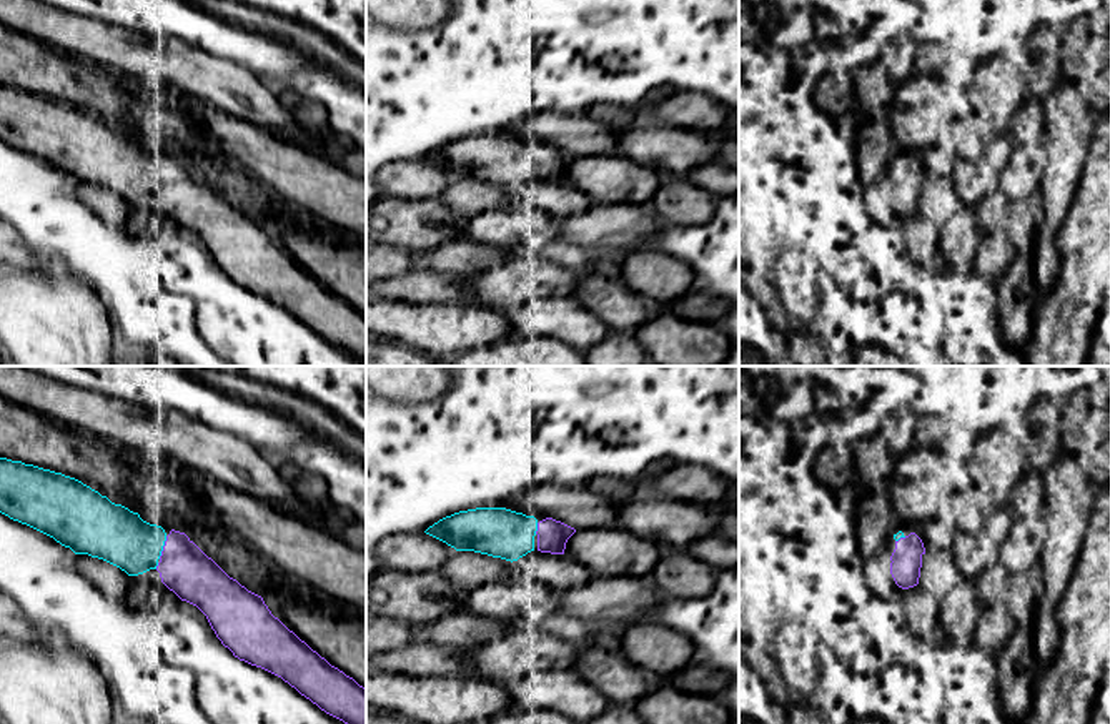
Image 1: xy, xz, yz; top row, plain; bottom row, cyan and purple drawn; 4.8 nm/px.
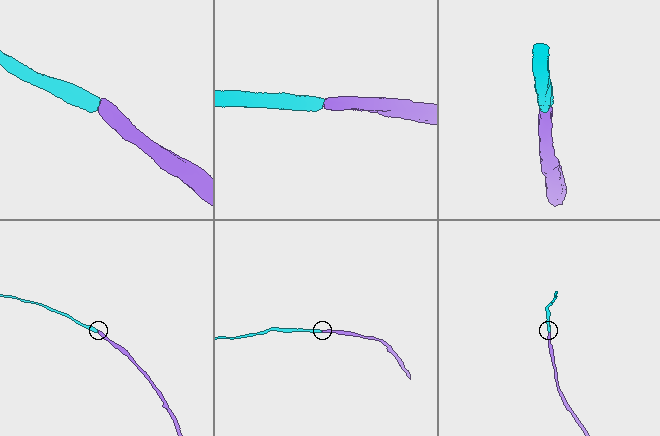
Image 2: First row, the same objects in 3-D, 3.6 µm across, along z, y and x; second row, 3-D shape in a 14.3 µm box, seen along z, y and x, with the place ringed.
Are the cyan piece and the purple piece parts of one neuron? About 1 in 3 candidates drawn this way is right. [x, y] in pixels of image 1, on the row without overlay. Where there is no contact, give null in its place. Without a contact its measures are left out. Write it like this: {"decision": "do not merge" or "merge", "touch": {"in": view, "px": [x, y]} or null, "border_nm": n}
{"decision": "merge", "touch": {"in": "xy", "px": [162, 175]}, "border_nm": 120}

